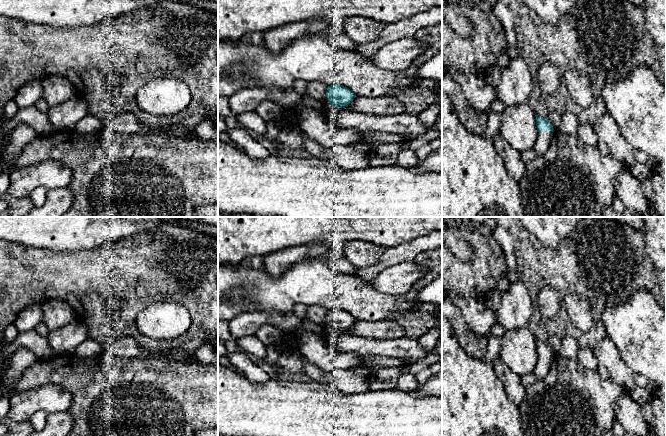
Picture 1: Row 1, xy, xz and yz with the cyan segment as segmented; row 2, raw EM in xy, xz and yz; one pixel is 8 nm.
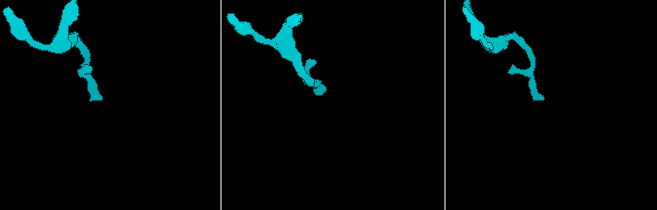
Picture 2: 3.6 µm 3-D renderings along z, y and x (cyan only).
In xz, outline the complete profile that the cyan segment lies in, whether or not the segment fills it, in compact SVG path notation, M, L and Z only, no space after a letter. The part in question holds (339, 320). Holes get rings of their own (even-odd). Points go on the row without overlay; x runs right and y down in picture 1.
M330 309L325 317L323 326L336 332L345 332L354 324L356 319L352 314L342 309Z

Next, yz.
M536 339L536 350L538 360L534 368L534 376L537 380L543 379L548 375L550 363L555 355L548 342Z

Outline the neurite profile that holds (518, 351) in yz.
M528 326L505 330L499 338L499 357L518 376L534 372L538 360L536 338Z

